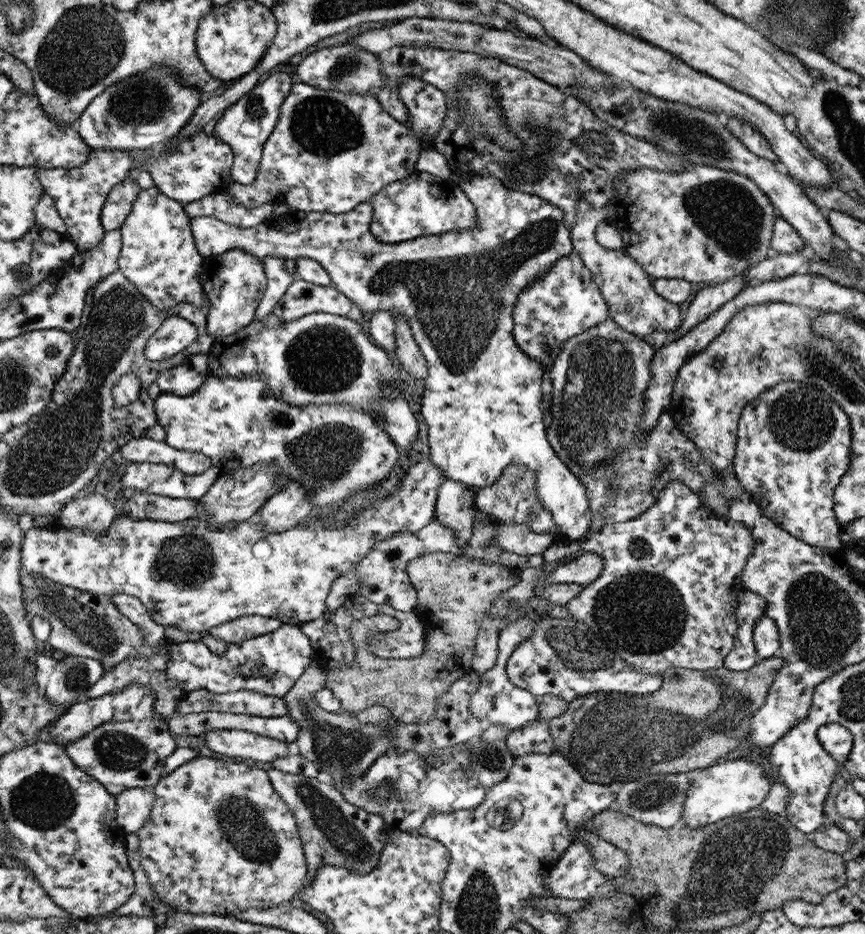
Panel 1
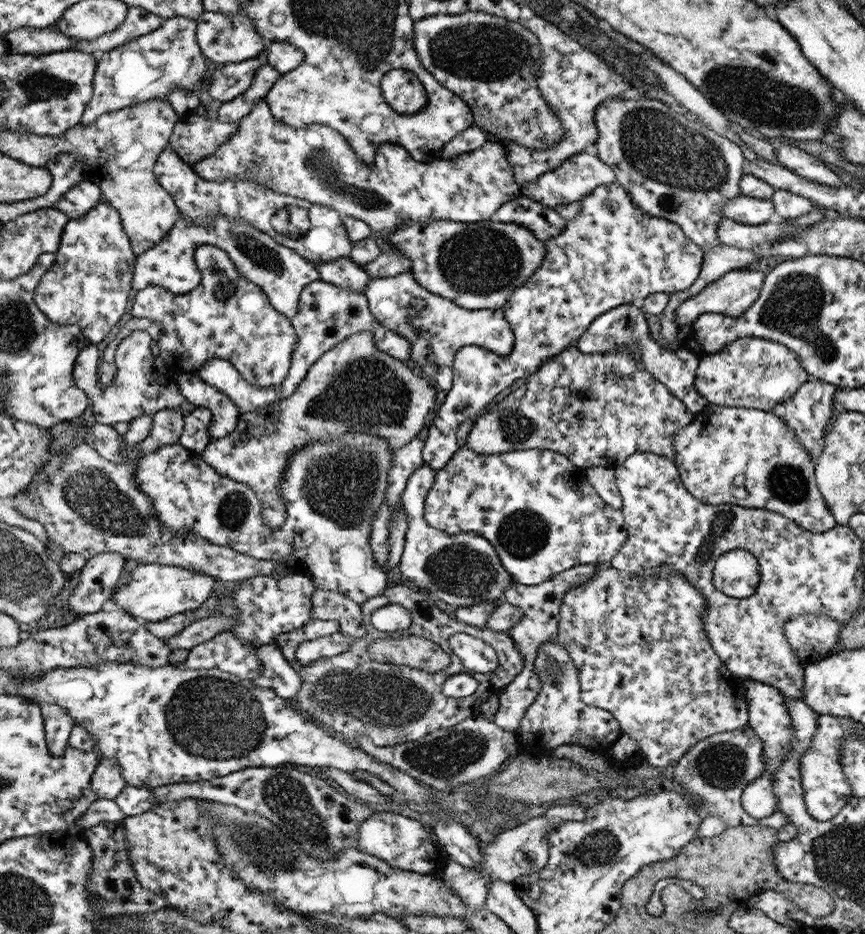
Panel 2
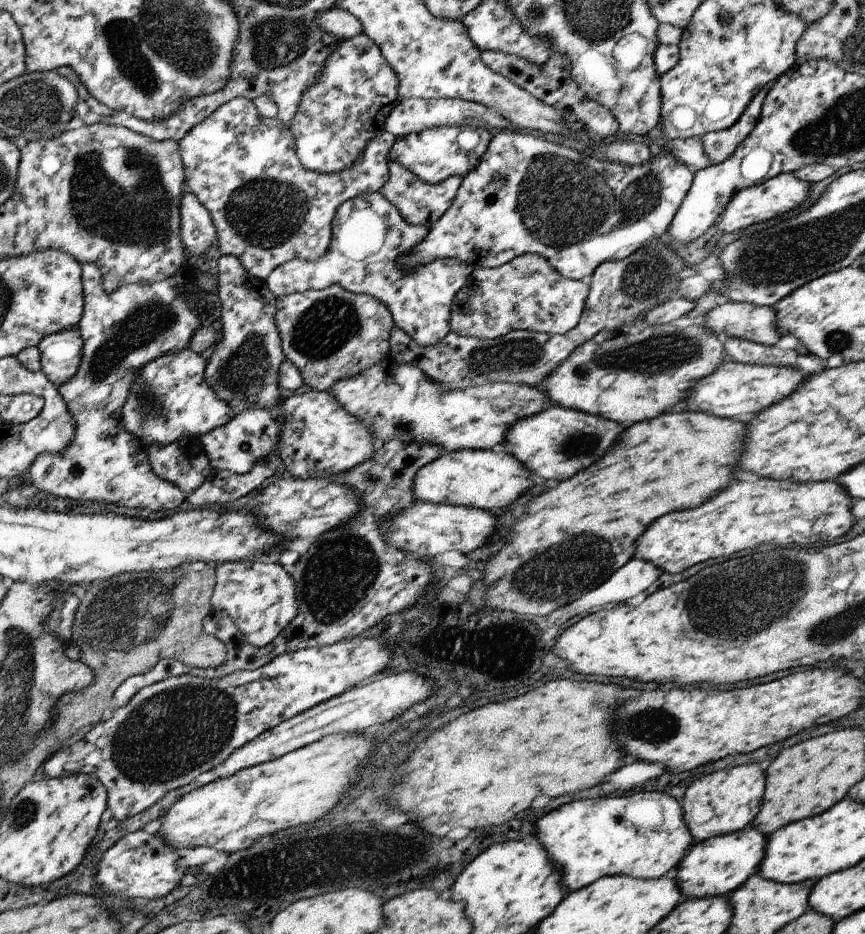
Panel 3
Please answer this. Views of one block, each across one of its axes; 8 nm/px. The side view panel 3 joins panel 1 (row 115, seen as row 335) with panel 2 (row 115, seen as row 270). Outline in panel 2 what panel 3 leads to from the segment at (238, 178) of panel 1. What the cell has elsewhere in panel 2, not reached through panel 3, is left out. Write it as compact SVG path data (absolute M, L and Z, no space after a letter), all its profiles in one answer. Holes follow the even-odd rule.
M263 64L255 71L250 86L241 95L229 102L221 103L217 109L216 119L219 122L237 123L239 119L252 111L254 104L264 98L279 78L281 74L272 65Z

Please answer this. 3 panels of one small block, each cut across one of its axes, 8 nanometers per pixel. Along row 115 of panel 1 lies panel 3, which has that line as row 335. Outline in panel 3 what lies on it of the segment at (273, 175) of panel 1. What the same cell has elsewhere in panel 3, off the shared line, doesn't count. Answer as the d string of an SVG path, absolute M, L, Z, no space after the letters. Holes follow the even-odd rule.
M338 284L317 290L293 292L275 298L275 328L281 337L282 352L285 358L297 368L305 389L328 392L329 388L345 378L355 376L373 364L381 362L389 352L389 332L393 330L391 314L387 307L374 296L355 294Z

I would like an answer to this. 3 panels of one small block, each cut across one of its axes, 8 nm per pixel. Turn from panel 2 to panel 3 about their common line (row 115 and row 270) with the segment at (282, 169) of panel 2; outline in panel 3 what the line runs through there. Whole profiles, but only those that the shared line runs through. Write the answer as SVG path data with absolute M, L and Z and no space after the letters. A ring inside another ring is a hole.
M234 98L194 126L185 138L179 140L178 147L181 149L186 188L210 213L219 254L235 256L249 276L264 281L281 264L293 259L313 262L327 252L338 207L346 200L363 196L363 193L377 192L387 182L387 152L395 138L388 132L381 132L371 138L361 156L349 168L331 174L311 172L303 168L295 152L294 136L289 123L277 120L276 117L268 119L259 116L252 100Z

